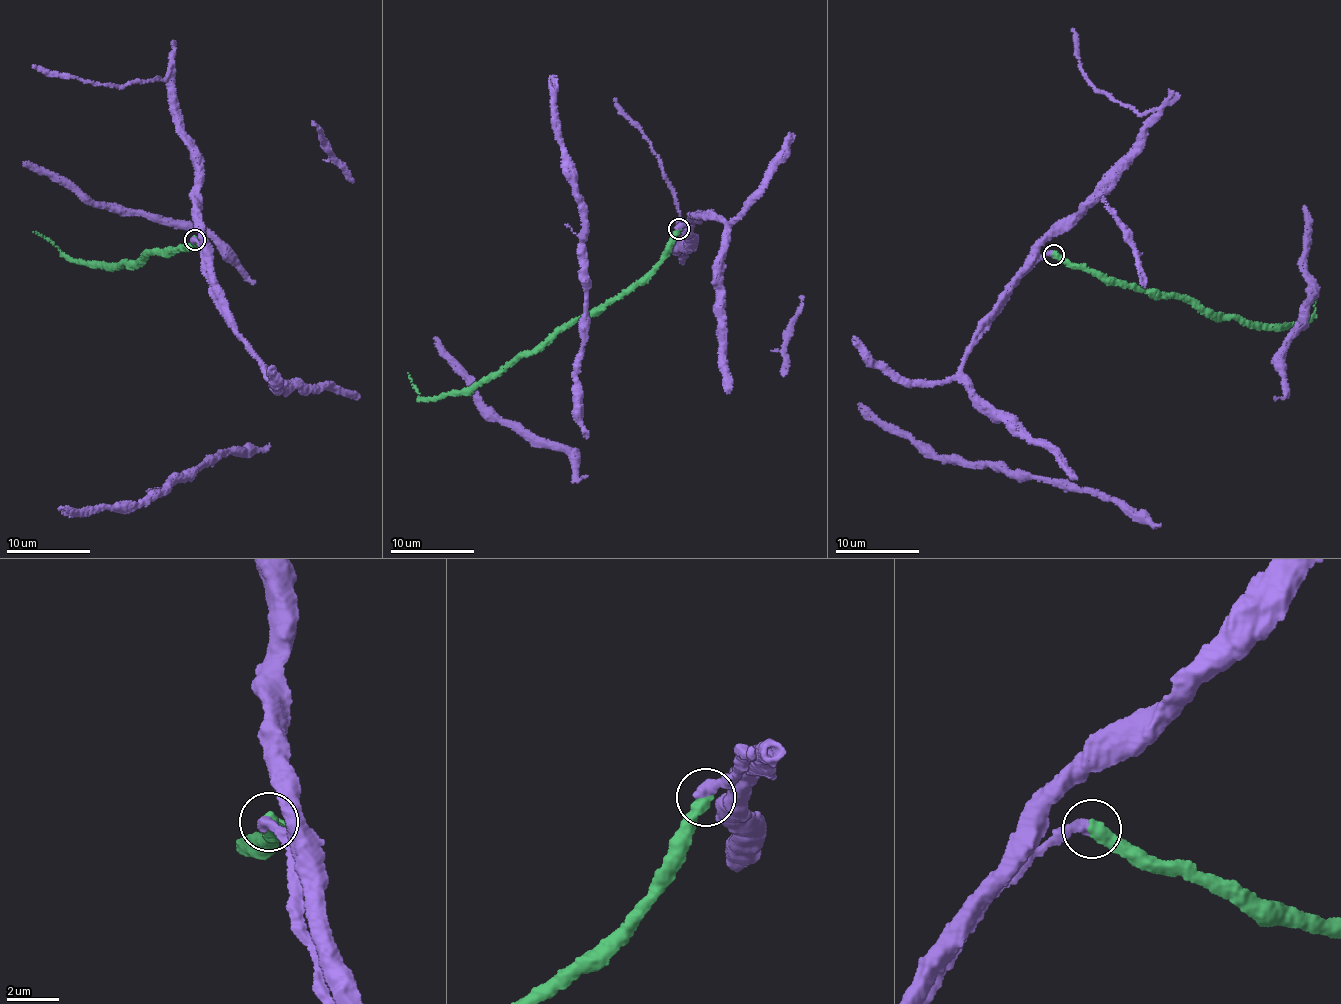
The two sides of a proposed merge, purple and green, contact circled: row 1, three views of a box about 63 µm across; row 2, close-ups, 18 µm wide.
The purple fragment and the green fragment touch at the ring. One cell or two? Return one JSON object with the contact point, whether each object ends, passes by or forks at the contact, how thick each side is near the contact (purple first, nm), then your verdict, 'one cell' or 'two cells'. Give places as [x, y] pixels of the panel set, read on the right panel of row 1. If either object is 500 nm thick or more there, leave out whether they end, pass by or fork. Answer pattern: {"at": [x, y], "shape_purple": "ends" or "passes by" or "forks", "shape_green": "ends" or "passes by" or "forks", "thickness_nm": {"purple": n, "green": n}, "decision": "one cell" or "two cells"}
{"at": [1053, 254], "thickness_nm": {"purple": 480, "green": 550}, "decision": "one cell"}

